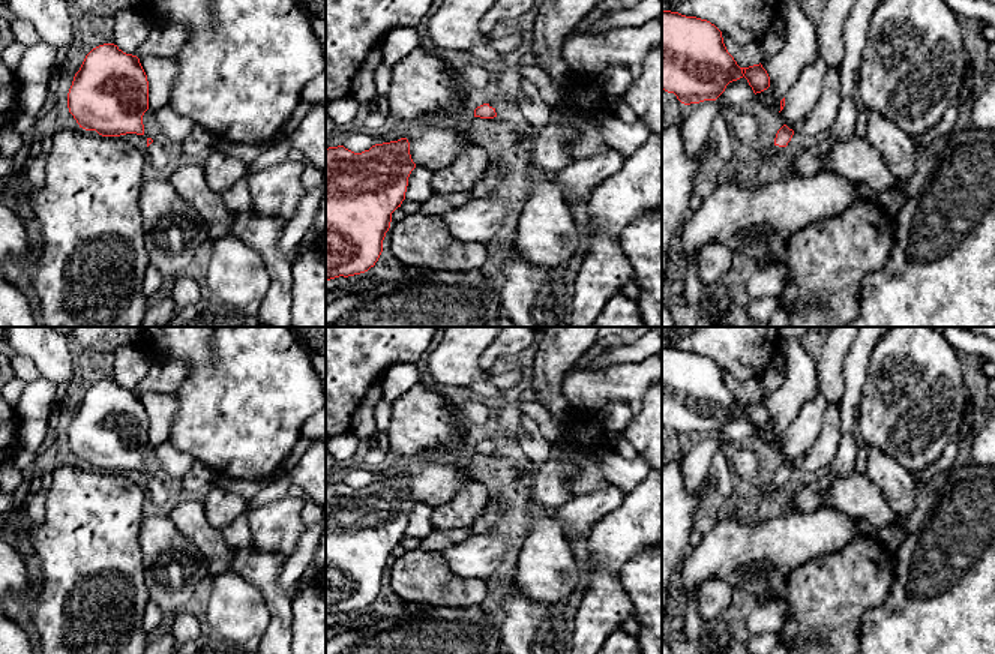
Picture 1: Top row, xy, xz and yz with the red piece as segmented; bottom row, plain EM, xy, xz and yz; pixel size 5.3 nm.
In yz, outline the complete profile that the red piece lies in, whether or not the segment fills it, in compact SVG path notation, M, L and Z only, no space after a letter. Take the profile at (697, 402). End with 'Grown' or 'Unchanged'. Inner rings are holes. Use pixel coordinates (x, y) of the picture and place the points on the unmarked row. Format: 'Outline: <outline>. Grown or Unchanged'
Outline: M662 346L662 426L690 441L716 436L729 418L743 412L755 430L770 423L761 399L749 404L737 400L714 360Z. Unchanged

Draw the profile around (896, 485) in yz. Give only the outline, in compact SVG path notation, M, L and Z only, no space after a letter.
M869 446L864 474L893 514L906 519L917 508L920 496L914 476L876 446Z

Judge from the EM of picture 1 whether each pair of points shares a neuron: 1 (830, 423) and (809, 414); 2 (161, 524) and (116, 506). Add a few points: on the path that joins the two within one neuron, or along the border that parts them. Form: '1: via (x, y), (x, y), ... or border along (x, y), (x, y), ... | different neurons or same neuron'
1: border along (829, 404), (823, 428), (808, 452) | different neurons
2: border along (144, 518), (140, 527), (141, 552) | different neurons

